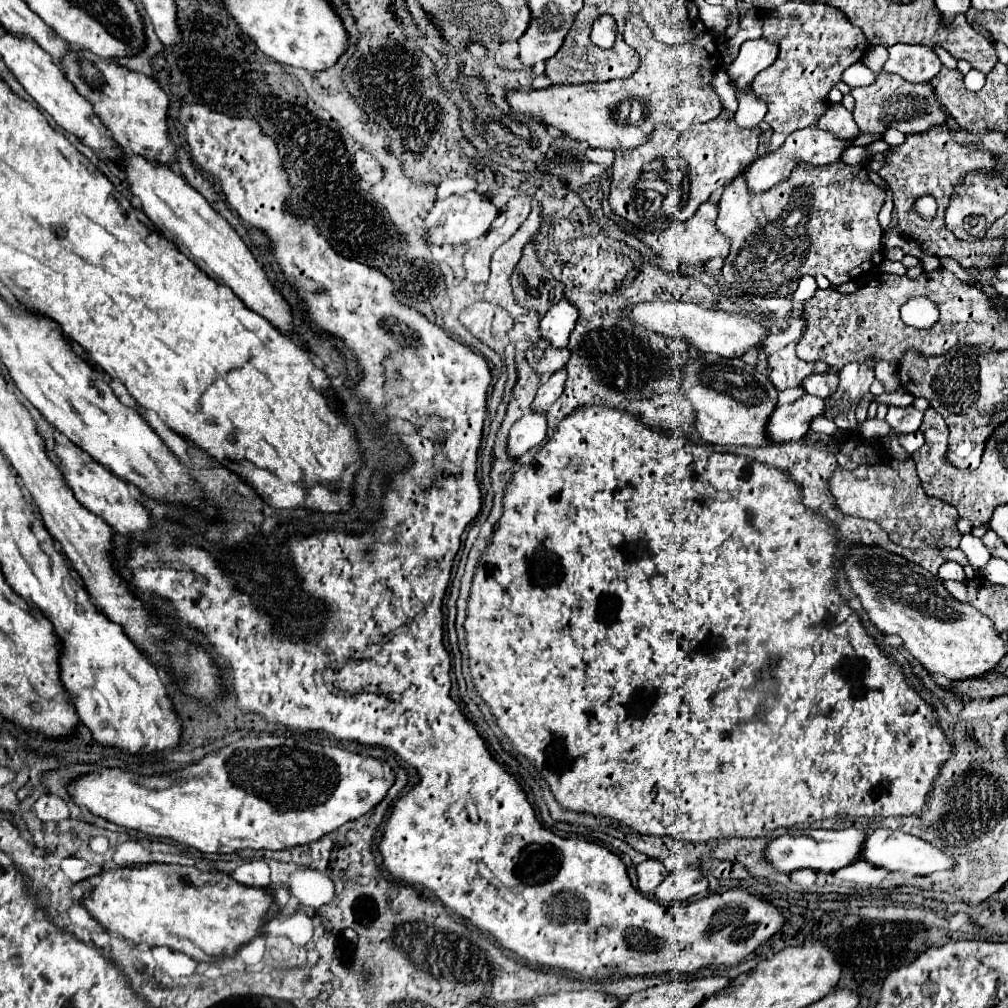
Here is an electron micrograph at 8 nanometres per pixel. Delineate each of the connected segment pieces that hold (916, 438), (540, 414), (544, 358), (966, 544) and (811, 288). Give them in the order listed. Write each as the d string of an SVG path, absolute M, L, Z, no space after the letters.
M908 433L908 435L902 435L900 437L900 445L906 449L906 453L914 453L916 451L916 447L920 447L922 445L922 435L920 433Z
M528 409L510 429L508 453L518 459L532 447L538 447L546 437L546 411Z
M540 339L528 347L526 359L536 373L550 377L550 373L554 373L554 369L562 369L568 363L570 349L568 347L556 349L550 345L548 339Z
M964 535L960 541L960 549L966 553L970 565L974 569L980 569L982 565L986 565L986 561L990 559L990 551L984 547L984 543L974 537L974 535Z
M806 275L800 279L798 288L792 294L792 298L796 302L807 301L814 296L817 288L815 278L813 276Z

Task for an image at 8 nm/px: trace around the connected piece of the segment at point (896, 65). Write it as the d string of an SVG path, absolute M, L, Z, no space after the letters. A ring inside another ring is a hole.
M898 43L888 47L888 61L884 63L886 73L898 73L910 83L924 83L938 75L942 63L932 47Z

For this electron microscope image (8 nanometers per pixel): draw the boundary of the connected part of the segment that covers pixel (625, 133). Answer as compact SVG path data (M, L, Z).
M630 13L626 15L624 41L640 55L640 67L630 79L510 91L508 103L512 111L528 113L544 125L554 125L568 137L600 149L634 149L650 141L658 123L670 123L680 131L720 115L722 103L712 87L712 77L722 57L716 41L712 43L712 33L702 33L686 45L670 47L654 39L652 29L640 15Z

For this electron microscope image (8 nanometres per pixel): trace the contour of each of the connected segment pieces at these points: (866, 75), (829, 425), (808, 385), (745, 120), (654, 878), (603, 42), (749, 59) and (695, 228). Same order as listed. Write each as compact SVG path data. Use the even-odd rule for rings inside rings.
M858 61L856 65L850 65L850 69L846 69L842 77L844 77L844 83L850 87L868 87L876 81L876 75L862 61Z
M818 417L818 419L812 421L812 433L818 433L818 435L834 435L836 431L838 431L838 427L828 417Z
M814 373L810 377L806 377L802 381L802 387L806 393L810 395L818 395L818 397L830 397L836 387L838 387L838 375L832 373L832 375L820 375L820 373Z
M736 89L736 99L738 99L738 111L734 121L740 127L756 127L768 113L766 103L760 97L756 97L754 91Z
M646 859L644 863L636 865L636 873L638 873L638 889L644 895L652 895L654 889L666 879L668 871L664 867L662 861L658 859Z
M602 15L596 23L593 24L590 39L598 47L610 48L614 45L616 37L616 25L610 15Z
M760 37L752 41L744 41L740 47L740 55L728 69L728 75L736 79L736 87L748 89L754 77L770 67L778 57L778 45Z
M706 201L700 205L694 217L686 221L682 235L680 257L688 263L704 263L716 255L728 255L730 241L716 227L718 203Z

